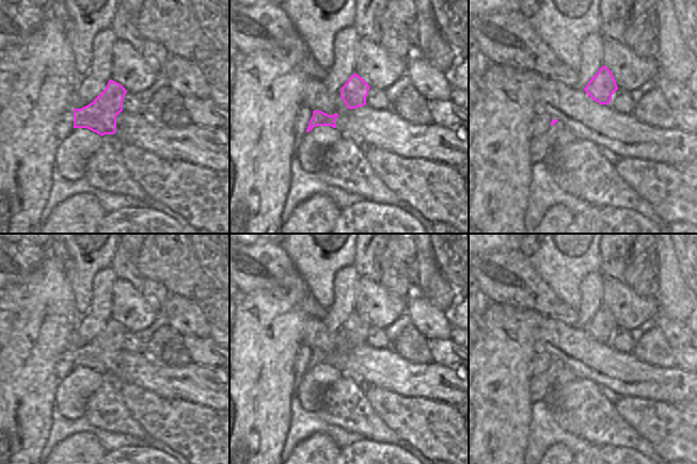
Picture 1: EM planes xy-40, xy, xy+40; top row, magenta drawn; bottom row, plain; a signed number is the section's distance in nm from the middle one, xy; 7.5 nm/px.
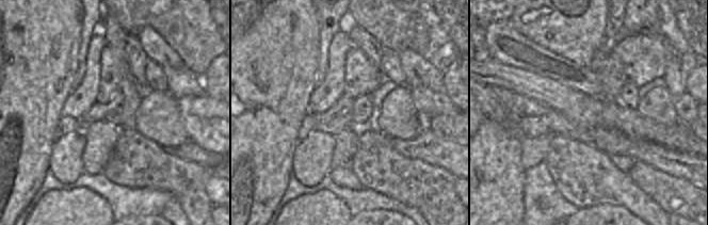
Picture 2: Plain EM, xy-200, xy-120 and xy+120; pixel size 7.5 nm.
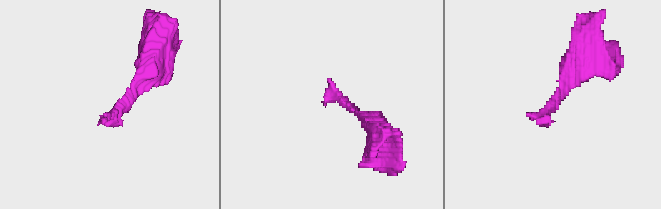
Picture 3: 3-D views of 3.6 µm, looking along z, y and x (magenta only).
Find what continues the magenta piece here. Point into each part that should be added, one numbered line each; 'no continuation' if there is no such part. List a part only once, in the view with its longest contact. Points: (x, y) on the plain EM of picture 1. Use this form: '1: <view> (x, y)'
1: xy+40 (540, 386).

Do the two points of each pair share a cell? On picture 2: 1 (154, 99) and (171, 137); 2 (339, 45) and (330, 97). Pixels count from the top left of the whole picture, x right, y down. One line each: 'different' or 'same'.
1: same
2: same

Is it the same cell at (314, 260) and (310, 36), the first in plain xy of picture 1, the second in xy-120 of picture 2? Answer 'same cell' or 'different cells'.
different cells

